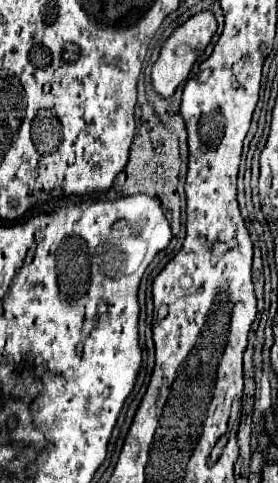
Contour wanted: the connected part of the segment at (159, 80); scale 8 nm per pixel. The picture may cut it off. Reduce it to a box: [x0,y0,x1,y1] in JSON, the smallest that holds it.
[151,11,217,99]

